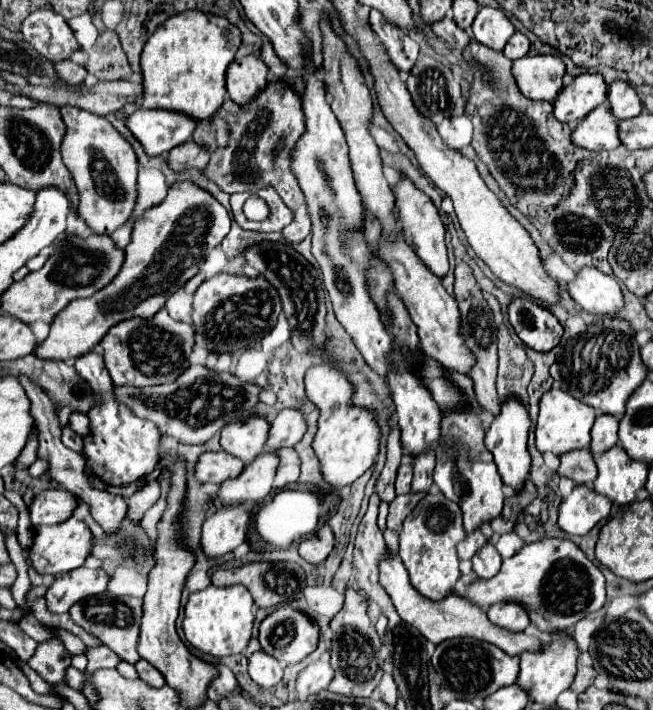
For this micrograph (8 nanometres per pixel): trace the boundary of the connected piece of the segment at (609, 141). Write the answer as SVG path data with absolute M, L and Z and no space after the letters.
M604 104L594 108L572 132L572 142L586 150L602 152L620 146L618 120L612 110Z

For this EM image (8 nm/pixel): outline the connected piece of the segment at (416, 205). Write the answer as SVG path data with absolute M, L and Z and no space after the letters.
M400 174L400 180L392 186L392 192L396 196L396 210L398 210L398 220L402 224L404 230L404 238L406 242L416 250L416 254L424 260L424 264L436 274L436 276L444 276L448 272L448 256L446 256L446 244L444 244L444 224L442 218L438 214L438 208L434 206L434 202L414 186L414 182L406 176Z

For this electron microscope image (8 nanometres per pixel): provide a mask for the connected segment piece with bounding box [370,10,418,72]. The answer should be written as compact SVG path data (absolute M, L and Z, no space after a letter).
M372 10L370 14L370 28L384 44L392 64L402 72L410 72L418 56L418 44L404 30L396 28L394 24L388 24L378 10Z

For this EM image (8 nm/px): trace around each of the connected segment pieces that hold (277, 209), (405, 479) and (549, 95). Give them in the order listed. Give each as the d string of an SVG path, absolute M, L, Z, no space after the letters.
M262 188L260 192L256 192L260 198L264 198L272 210L272 216L264 222L250 222L248 226L260 232L280 232L284 226L288 226L292 222L292 212L288 210L288 206L280 200L278 192L274 188Z
M402 456L402 466L400 466L398 478L396 478L396 494L410 492L410 482L412 482L412 464L410 464L408 456Z
M524 56L520 60L514 62L512 68L516 82L522 90L522 94L526 94L532 100L556 100L556 96L560 94L560 88L564 88L564 74L566 74L566 64L560 56Z

